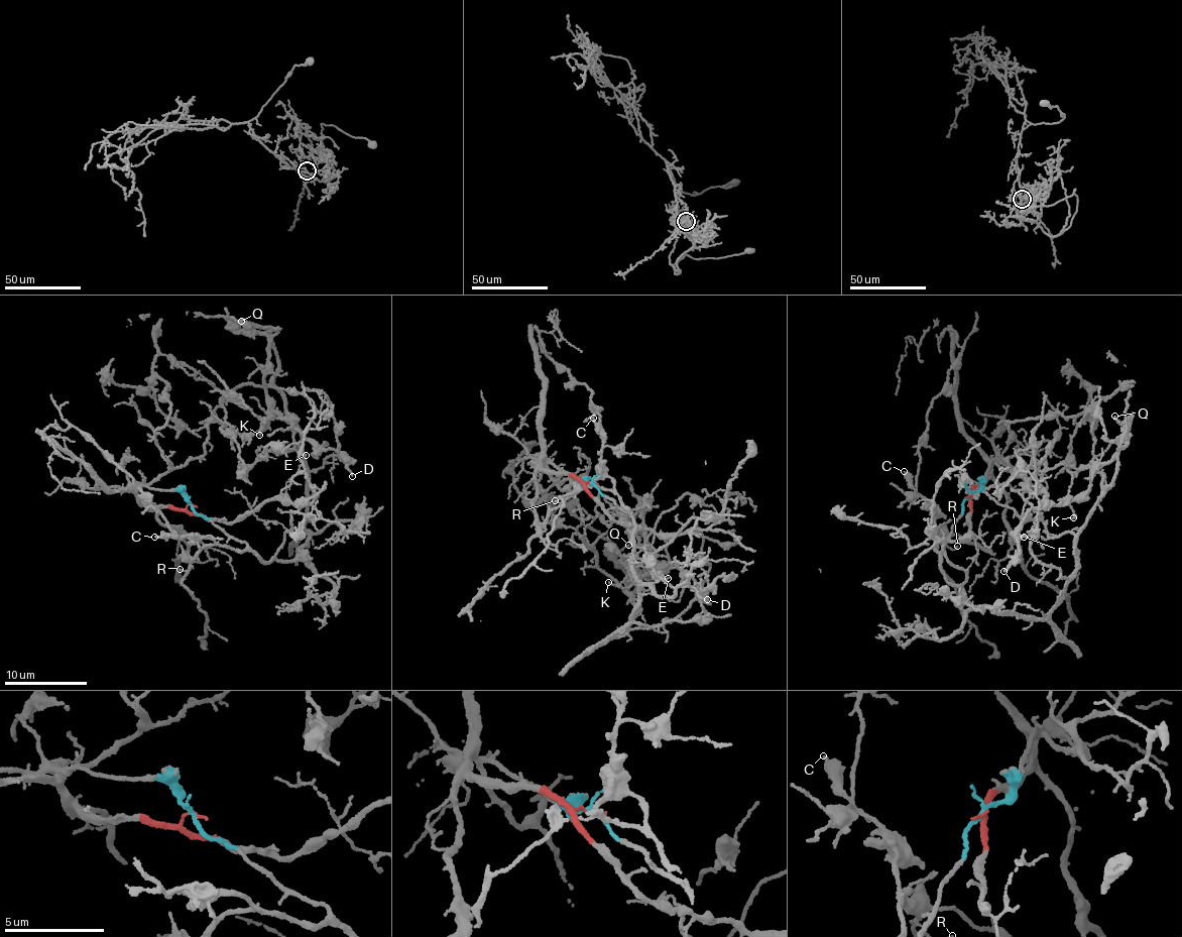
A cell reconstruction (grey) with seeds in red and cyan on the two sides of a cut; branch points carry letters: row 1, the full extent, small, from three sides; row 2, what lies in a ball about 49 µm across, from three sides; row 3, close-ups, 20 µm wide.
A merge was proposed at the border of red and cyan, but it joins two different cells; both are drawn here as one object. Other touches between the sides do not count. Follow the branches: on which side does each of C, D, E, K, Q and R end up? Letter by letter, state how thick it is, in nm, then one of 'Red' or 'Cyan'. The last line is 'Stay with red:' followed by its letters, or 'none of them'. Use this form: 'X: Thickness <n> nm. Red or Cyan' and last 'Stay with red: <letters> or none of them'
C: Thickness 200 nm. Cyan
D: Thickness 180 nm. Cyan
E: Thickness 80 nm. Cyan
K: Thickness 130 nm. Cyan
Q: Thickness 150 nm. Cyan
R: Thickness 100 nm. Cyan
Stay with red: none of them

